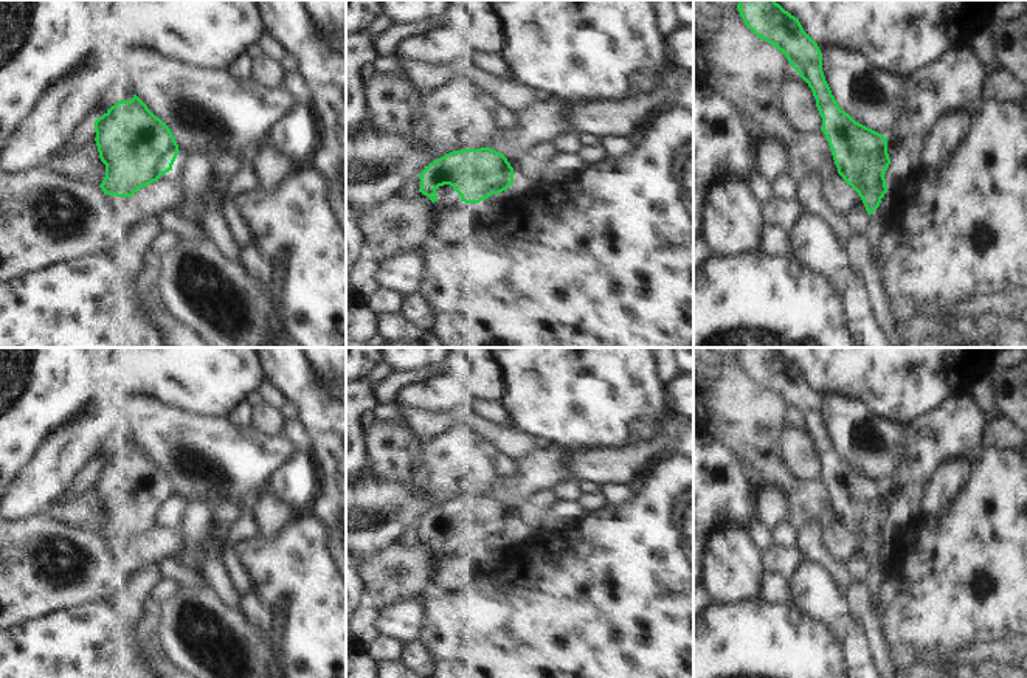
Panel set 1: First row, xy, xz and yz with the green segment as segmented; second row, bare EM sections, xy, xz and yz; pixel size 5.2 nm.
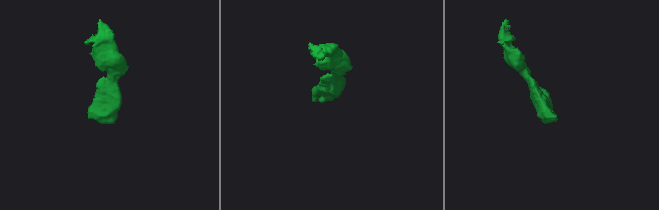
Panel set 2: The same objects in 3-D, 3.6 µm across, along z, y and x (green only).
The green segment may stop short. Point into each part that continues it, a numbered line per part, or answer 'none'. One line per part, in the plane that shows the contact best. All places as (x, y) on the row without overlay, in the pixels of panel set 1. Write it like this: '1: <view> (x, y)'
1: xz (447, 543)

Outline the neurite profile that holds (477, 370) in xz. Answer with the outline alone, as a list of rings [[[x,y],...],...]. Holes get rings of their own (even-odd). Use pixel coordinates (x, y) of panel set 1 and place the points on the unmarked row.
[[[450,348],[442,371],[458,380],[469,399],[501,402],[506,396],[504,368],[492,348]]]

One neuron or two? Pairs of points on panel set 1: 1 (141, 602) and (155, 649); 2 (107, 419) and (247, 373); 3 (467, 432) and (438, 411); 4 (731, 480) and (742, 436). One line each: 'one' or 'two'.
1: one
2: one
3: two
4: two

